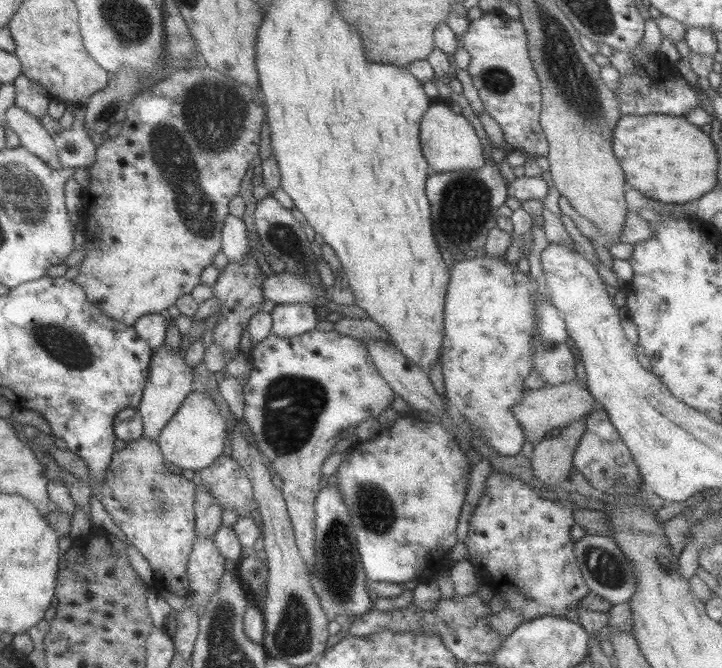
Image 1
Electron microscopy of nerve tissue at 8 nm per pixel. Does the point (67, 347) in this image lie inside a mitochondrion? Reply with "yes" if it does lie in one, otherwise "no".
yes

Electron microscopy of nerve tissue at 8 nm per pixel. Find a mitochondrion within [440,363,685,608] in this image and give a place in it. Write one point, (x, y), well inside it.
(609, 570)

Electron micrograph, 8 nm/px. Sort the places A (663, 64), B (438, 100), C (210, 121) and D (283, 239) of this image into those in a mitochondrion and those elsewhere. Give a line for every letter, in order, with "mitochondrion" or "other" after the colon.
A: other
B: other
C: mitochondrion
D: mitochondrion

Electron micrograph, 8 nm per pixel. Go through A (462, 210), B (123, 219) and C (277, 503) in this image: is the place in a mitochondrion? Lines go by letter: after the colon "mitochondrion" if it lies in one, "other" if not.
A: mitochondrion
B: other
C: other

